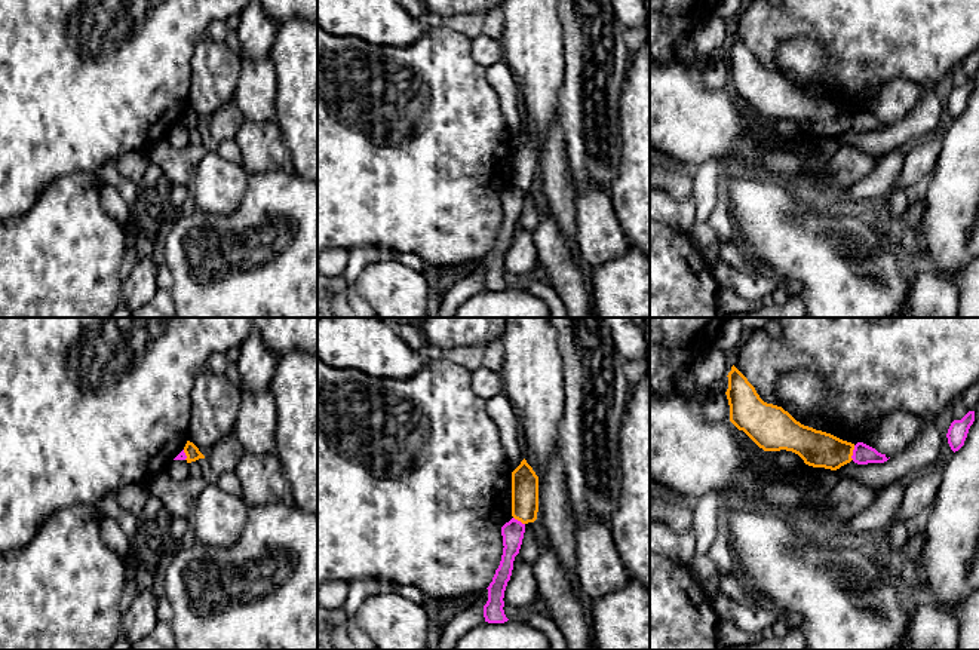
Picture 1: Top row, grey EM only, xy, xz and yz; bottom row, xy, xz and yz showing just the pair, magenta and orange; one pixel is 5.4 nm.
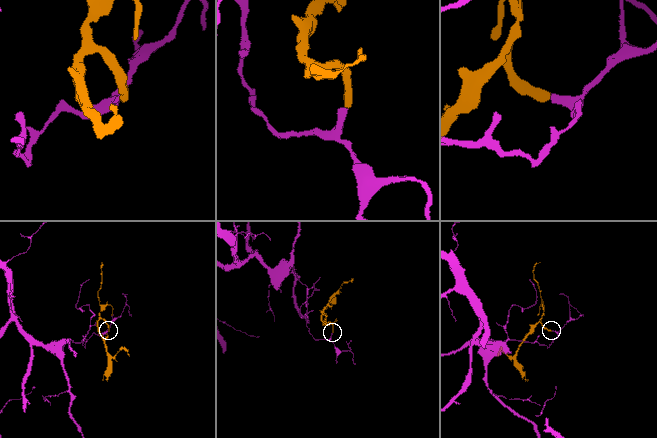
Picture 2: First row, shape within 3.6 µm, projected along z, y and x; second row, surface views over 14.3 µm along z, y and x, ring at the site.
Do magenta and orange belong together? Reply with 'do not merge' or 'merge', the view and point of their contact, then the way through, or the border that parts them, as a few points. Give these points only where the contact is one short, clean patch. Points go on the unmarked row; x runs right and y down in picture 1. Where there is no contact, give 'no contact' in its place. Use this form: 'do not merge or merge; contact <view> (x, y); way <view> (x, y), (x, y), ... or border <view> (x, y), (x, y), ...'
do not merge; contact yz (853, 120); border yz (855, 113), (852, 126)

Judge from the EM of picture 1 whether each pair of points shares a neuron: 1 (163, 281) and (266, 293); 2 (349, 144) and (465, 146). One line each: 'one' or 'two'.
1: two
2: one

